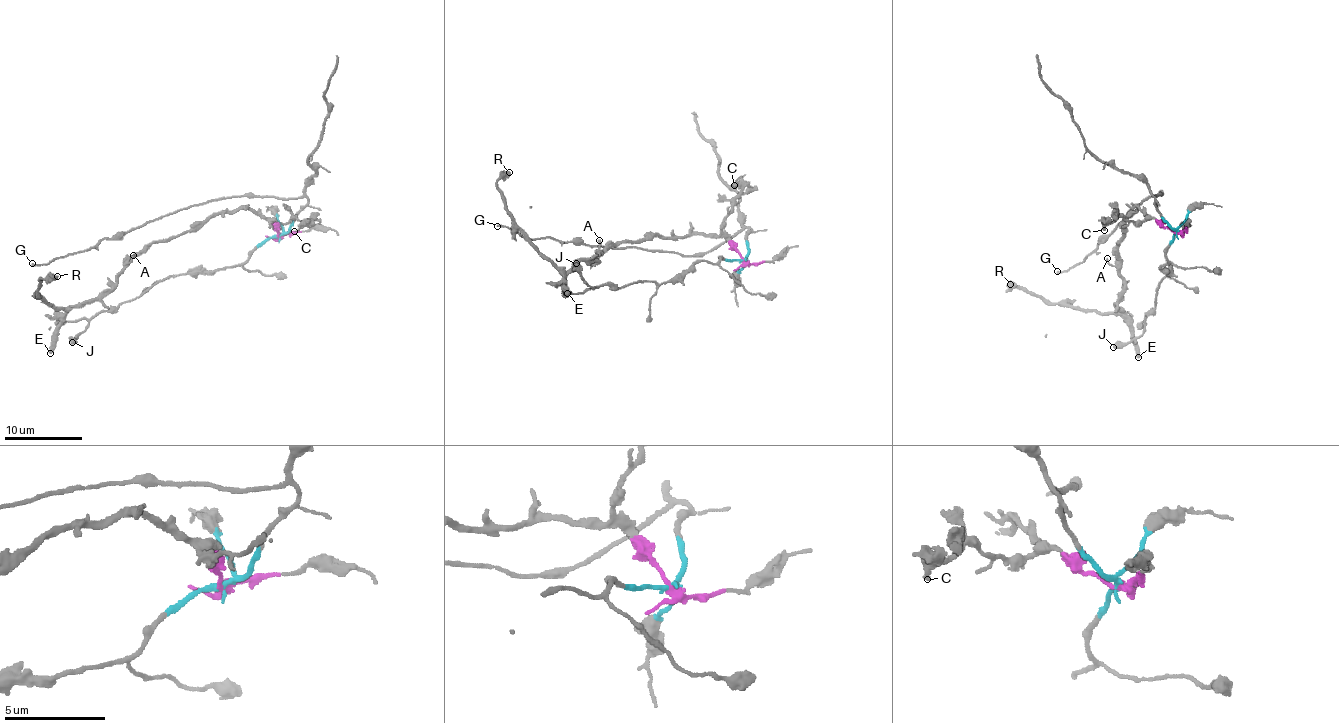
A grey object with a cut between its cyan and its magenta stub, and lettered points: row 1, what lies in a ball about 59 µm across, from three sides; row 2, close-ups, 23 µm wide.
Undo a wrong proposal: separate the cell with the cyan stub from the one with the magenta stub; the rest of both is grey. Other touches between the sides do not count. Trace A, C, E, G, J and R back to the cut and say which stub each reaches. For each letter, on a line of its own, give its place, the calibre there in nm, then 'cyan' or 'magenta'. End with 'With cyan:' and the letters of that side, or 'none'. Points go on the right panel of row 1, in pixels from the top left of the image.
A: at (1107, 258); 130 nm thick; magenta
C: at (1104, 230); 180 nm thick; magenta
E: at (1138, 357); 440 nm thick; magenta
G: at (1057, 271); 180 nm thick; cyan
J: at (1113, 347); 340 nm thick; cyan
R: at (1010, 284); 550 nm thick; magenta
With cyan: G, J

